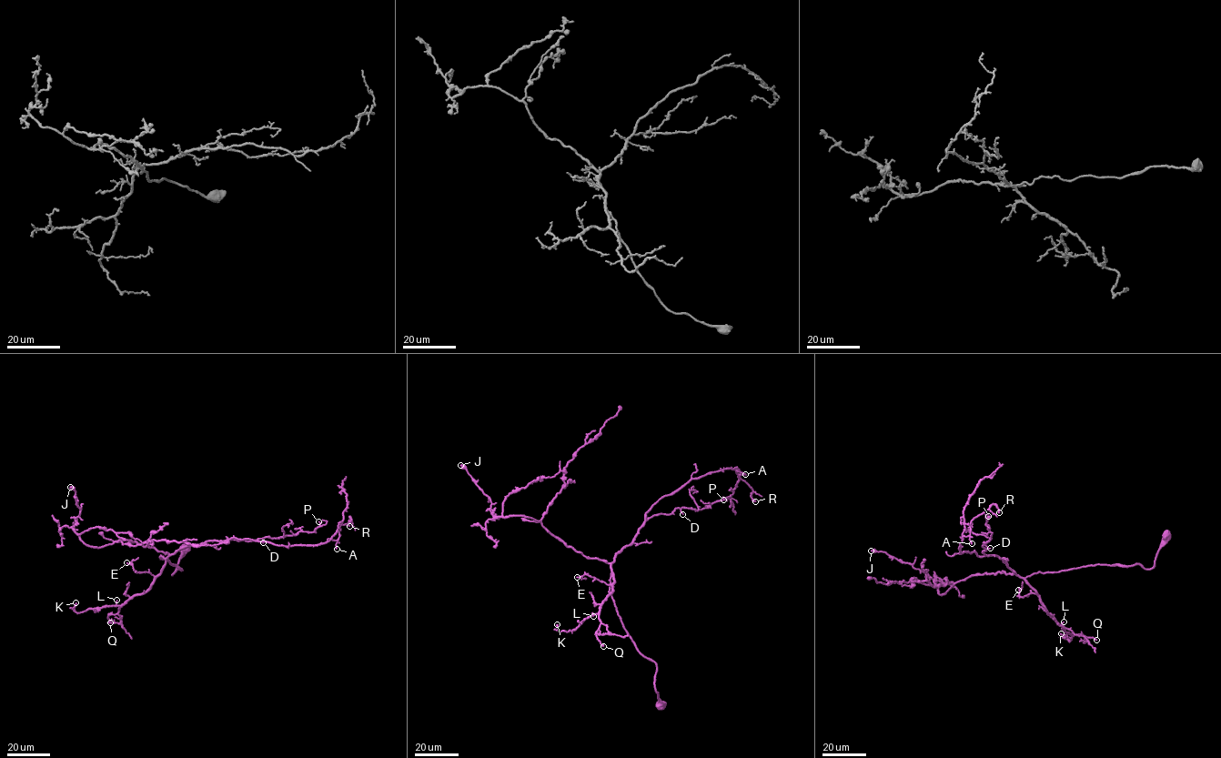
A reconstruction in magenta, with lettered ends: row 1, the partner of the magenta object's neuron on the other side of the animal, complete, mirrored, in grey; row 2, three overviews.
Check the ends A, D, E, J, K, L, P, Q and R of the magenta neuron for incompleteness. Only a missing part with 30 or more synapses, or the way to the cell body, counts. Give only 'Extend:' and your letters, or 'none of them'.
Extend: none of them

